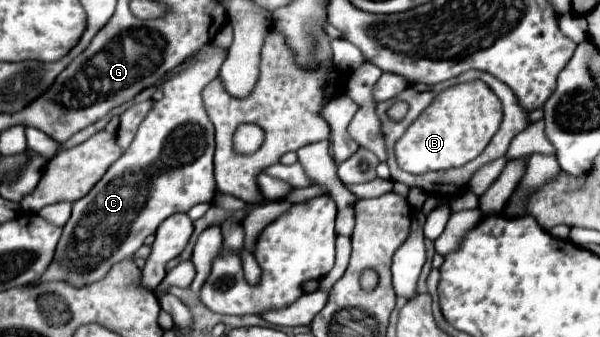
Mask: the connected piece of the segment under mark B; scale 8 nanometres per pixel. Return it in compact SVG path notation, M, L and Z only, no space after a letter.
M464 82L442 90L432 104L408 126L394 146L399 167L412 174L447 170L465 165L482 153L494 136L494 124L502 122L502 106L496 94L480 82Z

